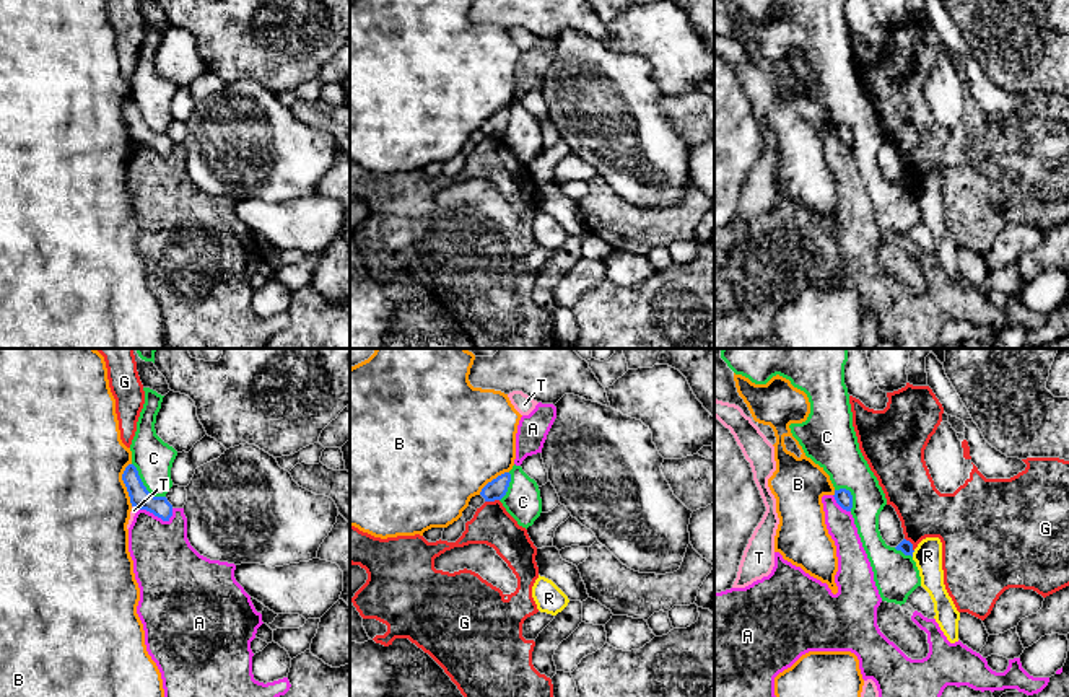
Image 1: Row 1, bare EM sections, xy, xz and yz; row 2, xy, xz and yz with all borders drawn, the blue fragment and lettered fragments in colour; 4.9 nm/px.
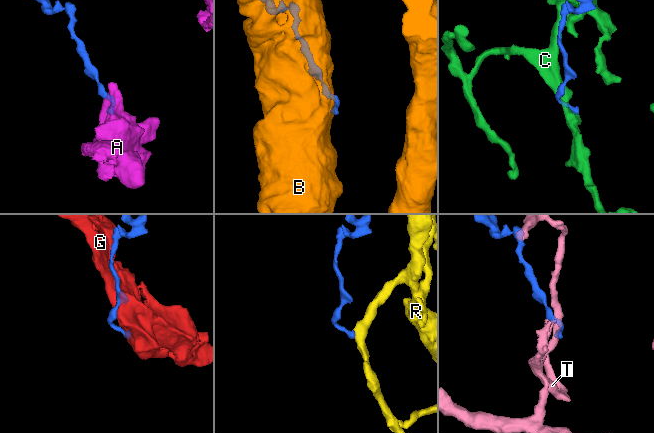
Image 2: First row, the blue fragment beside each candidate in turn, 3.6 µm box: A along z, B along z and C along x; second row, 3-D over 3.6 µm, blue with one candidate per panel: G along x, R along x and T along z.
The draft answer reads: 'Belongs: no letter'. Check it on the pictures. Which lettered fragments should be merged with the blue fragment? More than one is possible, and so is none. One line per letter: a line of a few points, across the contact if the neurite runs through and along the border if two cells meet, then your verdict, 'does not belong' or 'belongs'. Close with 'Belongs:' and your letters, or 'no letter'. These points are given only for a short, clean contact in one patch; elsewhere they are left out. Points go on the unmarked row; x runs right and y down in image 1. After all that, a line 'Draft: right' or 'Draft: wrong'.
A: line xy (139, 144), (145, 144), (163, 155), (173, 150); does not belong
B: does not belong
C: does not belong
G: does not belong
R: line yz (915, 186), (911, 191); does not belong
T: line xy (132, 140), (137, 145); does not belong
Belongs: no letter
Draft: right

